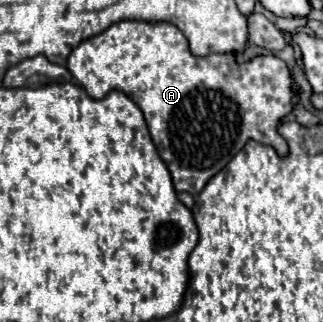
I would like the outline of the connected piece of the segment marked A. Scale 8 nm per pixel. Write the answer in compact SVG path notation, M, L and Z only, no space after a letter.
M120 21L74 47L68 57L68 69L92 99L102 99L108 91L120 89L142 109L150 137L168 165L176 191L198 195L208 179L222 171L250 139L274 147L280 157L288 155L288 143L278 133L278 125L292 111L292 97L300 93L300 87L292 81L286 63L274 55L260 55L242 65L232 53L194 57L186 37L172 23Z

